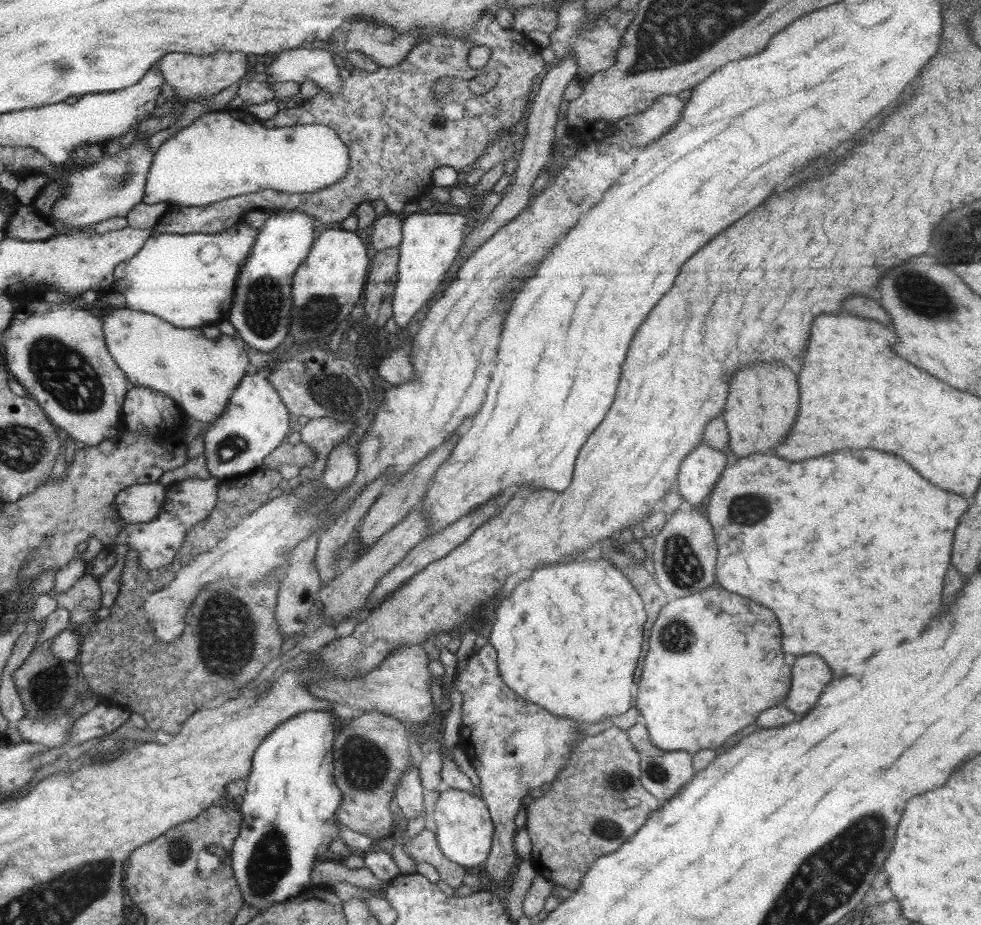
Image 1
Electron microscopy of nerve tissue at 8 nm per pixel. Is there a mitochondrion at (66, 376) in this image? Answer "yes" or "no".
yes

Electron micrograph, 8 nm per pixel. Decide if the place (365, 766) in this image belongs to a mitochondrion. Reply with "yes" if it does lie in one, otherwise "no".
yes

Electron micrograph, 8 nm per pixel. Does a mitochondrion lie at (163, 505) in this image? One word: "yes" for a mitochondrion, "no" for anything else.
no

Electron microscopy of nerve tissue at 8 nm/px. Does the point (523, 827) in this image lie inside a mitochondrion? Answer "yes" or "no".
no

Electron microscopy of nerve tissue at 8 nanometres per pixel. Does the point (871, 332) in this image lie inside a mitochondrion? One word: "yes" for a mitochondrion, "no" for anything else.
no

